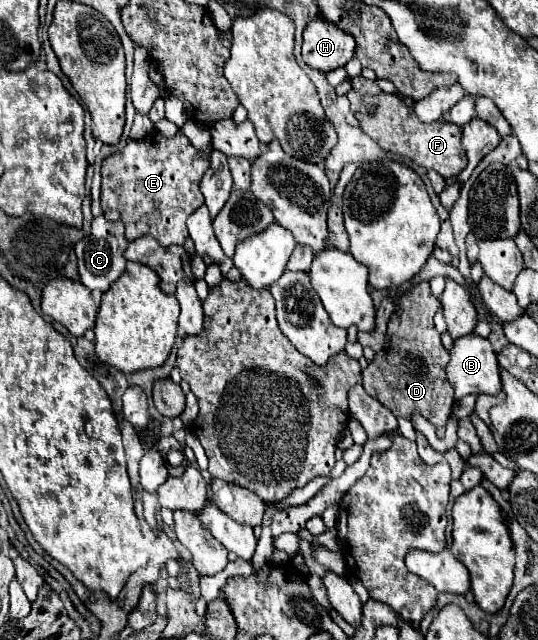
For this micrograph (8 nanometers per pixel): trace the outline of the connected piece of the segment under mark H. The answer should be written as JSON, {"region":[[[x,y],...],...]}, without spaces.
{"region":[[[314,17],[304,29],[302,57],[304,63],[318,71],[332,71],[344,67],[354,55],[356,41],[338,25],[328,23],[324,17]]]}

